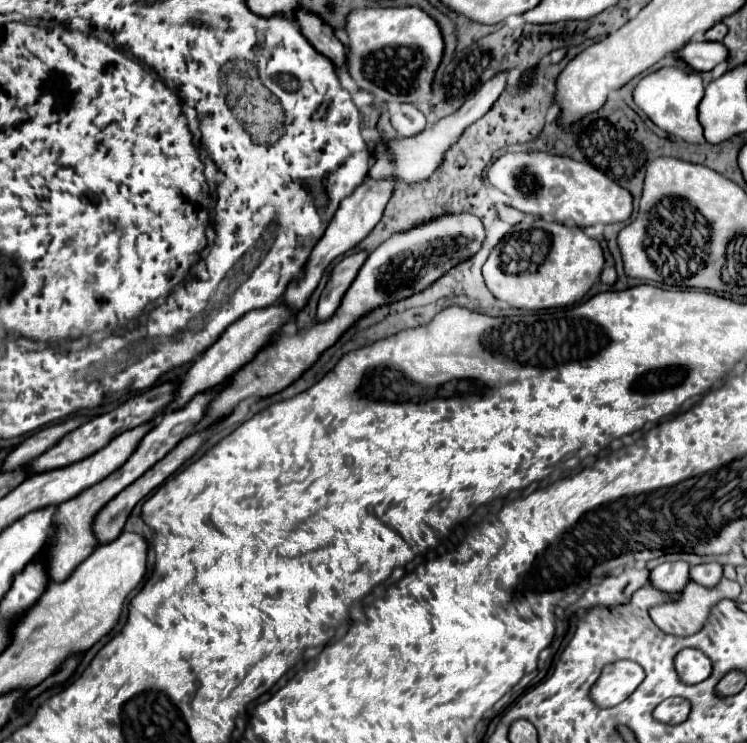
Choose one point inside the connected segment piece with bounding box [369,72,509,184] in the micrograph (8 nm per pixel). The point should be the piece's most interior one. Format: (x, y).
(413, 159)

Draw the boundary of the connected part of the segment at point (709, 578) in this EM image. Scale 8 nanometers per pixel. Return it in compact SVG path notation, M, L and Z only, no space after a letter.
M711 562L711 564L699 564L699 566L691 566L689 570L689 576L691 580L695 580L697 584L705 586L705 588L713 588L719 584L721 580L721 574L723 572L723 566L717 564L717 562Z

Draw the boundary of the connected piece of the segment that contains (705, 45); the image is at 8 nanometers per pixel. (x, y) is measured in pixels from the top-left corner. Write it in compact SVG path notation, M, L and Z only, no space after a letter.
M689 42L679 54L693 70L697 72L709 72L719 62L729 60L729 50L723 42Z

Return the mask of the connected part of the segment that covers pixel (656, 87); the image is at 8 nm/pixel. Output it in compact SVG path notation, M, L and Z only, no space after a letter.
M665 66L659 68L645 78L641 78L633 90L635 104L647 114L647 118L665 130L667 134L673 134L685 142L701 144L705 142L701 122L697 118L697 106L703 98L703 80L697 72L689 72L677 66Z

